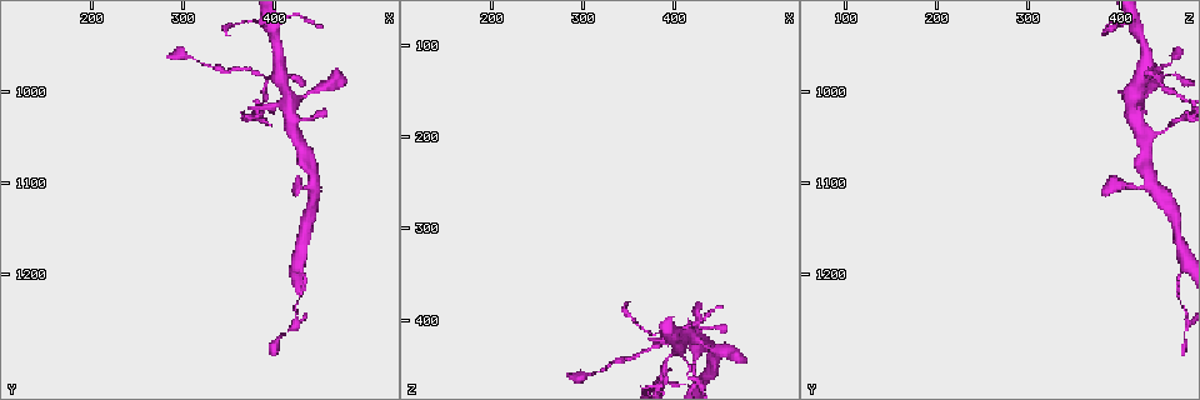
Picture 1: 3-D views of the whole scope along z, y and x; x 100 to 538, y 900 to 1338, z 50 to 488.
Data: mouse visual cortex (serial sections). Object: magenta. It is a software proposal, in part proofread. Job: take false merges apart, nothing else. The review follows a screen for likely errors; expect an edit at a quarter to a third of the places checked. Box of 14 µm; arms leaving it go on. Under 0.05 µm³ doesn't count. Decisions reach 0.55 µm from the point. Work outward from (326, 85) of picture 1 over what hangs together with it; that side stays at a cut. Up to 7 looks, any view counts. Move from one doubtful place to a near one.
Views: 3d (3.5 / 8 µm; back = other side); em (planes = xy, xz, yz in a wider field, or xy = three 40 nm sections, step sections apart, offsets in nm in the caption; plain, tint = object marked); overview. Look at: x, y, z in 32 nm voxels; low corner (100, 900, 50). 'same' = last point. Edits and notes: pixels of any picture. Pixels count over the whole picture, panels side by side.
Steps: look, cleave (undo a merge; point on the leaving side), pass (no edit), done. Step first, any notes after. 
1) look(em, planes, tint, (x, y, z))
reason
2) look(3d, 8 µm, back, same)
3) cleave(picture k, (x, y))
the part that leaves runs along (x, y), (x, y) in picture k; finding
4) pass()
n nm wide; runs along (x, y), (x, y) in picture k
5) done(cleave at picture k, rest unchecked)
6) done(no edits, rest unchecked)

look(3d, 8 µm, (425, 1045, 430))
sudden change in width

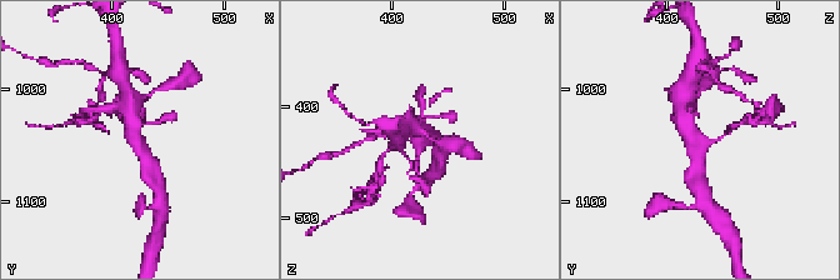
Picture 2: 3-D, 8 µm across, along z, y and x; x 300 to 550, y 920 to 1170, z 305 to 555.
look(3d, 3.5 µm, (426, 1048, 430))

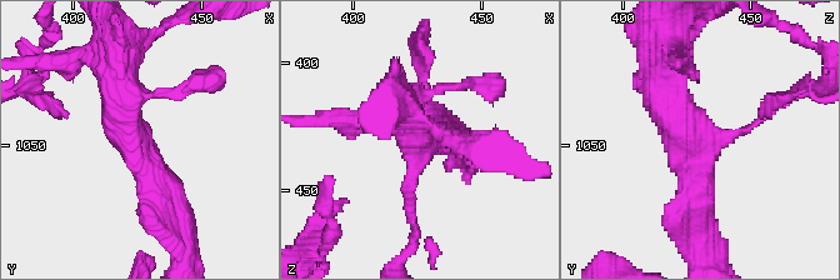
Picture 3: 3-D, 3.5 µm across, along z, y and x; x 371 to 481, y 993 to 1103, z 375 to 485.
look(em, xy, step 5, tint, (425, 1050, 427))

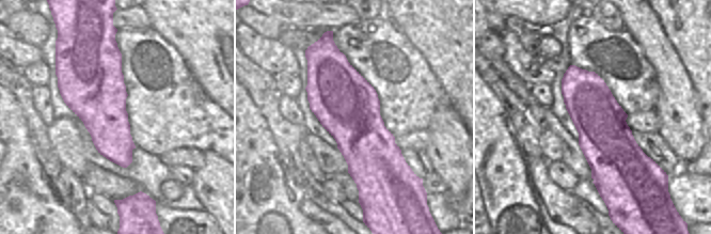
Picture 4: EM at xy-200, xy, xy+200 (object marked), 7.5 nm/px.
pass()
arms of 100, 450, 500 nm; runs along (118, 70), (121, 120), (175, 215) in picture 3; continuous, no second cell

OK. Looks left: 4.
look(3d, 8 µm, (405, 975, 430))
thick turns thin

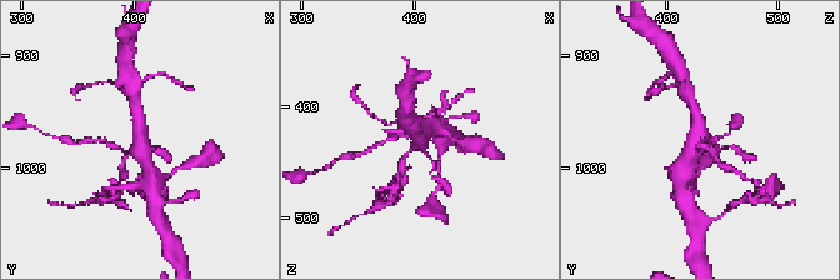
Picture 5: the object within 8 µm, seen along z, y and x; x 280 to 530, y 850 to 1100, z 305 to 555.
look(3d, 3.5 µm, (406, 976, 428))

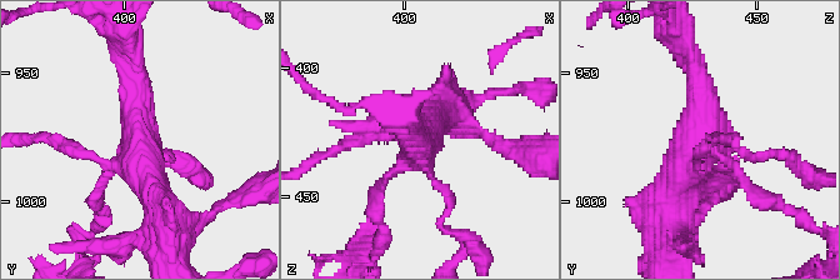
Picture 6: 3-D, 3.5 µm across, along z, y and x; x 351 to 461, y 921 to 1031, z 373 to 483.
cleave(picture 6, (95, 198))
the part that leaves runs along (106, 174), (95, 228) in picture 6; two cells meet here

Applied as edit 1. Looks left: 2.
done(cleave at picture 6, rest unchecked)

